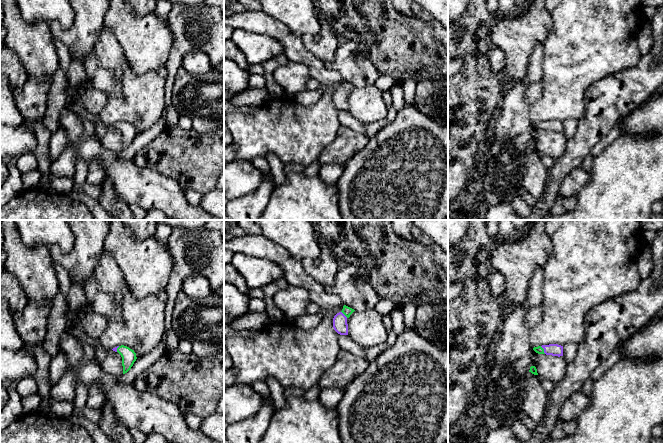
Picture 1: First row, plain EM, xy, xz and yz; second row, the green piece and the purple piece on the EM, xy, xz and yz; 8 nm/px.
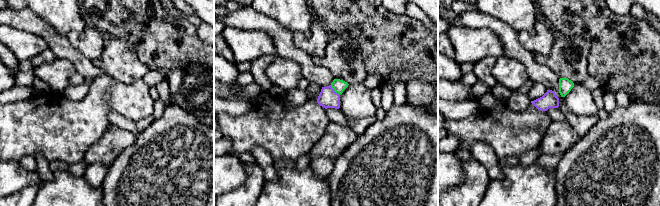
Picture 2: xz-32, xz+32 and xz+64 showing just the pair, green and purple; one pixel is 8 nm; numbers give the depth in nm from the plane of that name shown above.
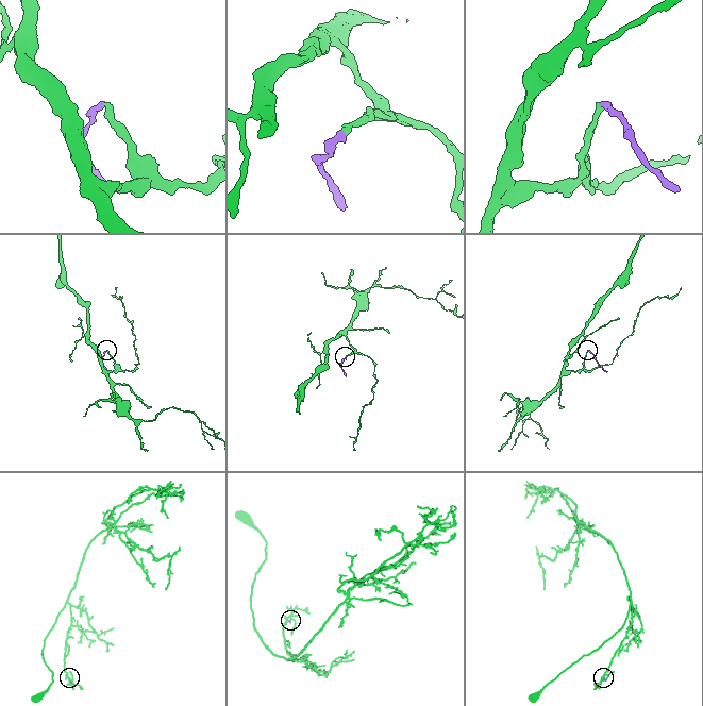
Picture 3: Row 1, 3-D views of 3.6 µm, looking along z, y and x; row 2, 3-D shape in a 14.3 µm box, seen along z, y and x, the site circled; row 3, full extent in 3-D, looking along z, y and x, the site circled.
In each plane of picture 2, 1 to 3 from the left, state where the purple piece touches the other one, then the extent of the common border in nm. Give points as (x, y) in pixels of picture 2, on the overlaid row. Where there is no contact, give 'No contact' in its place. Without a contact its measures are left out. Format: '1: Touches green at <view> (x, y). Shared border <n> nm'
1: No contact
2: Touches green at xz+32 (335, 91). Shared border 120 nm
3: No contact

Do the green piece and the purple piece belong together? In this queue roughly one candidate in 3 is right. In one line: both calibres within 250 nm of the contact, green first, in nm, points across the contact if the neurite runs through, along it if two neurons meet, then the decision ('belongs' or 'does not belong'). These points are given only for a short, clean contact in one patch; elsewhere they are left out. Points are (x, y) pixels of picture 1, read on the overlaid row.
60 nm thick on the green side, 100 nm on the other; runs through yz (539, 349), (543, 350), (552, 349); belongs

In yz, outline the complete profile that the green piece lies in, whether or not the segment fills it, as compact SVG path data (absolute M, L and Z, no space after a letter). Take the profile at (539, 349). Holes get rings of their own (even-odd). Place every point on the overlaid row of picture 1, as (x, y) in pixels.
M549 344L534 347L533 350L538 354L546 354L552 356L563 356L563 346L558 344Z

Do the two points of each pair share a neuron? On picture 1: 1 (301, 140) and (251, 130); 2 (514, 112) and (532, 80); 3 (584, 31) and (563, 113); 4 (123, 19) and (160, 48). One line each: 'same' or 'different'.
1: same
2: same
3: same
4: same

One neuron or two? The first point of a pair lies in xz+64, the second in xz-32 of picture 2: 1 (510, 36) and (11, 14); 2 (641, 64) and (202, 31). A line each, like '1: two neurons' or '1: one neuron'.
1: one neuron
2: two neurons

